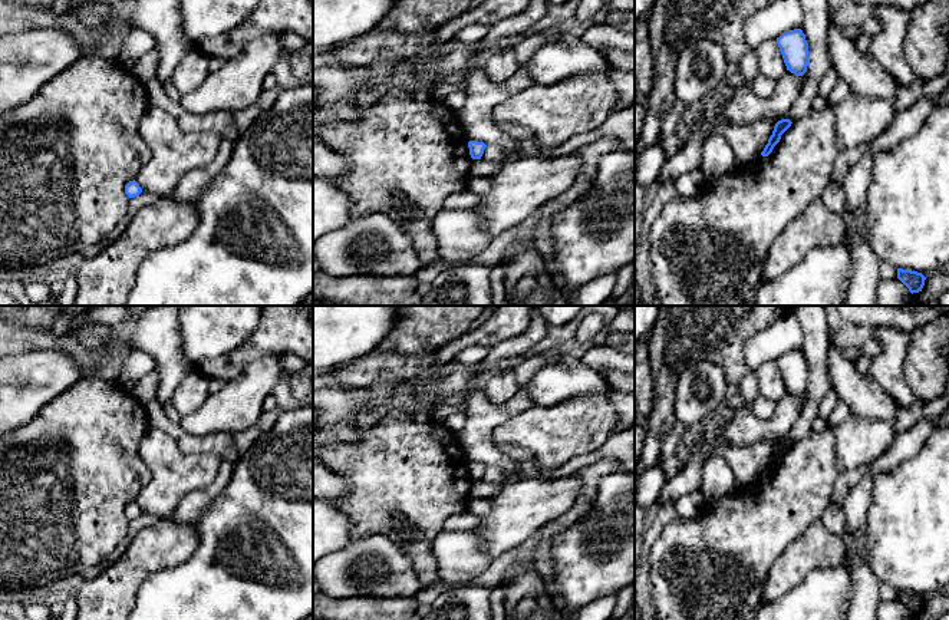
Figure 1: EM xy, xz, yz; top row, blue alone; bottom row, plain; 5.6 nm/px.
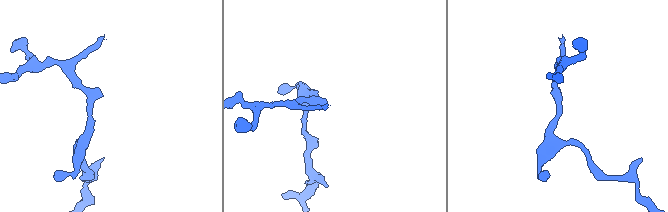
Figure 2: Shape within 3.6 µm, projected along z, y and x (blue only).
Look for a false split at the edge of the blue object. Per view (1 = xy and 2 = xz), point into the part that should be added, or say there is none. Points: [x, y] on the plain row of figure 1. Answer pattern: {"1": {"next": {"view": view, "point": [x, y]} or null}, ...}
{"1": {"next": null}, "2": {"next": null}}

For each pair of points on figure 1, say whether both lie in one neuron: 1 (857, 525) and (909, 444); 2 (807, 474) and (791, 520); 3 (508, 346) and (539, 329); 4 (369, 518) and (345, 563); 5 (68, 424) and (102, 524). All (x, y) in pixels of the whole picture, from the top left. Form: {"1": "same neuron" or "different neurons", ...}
{"1": "same neuron", "2": "same neuron", "3": "same neuron", "4": "different neurons", "5": "same neuron"}

